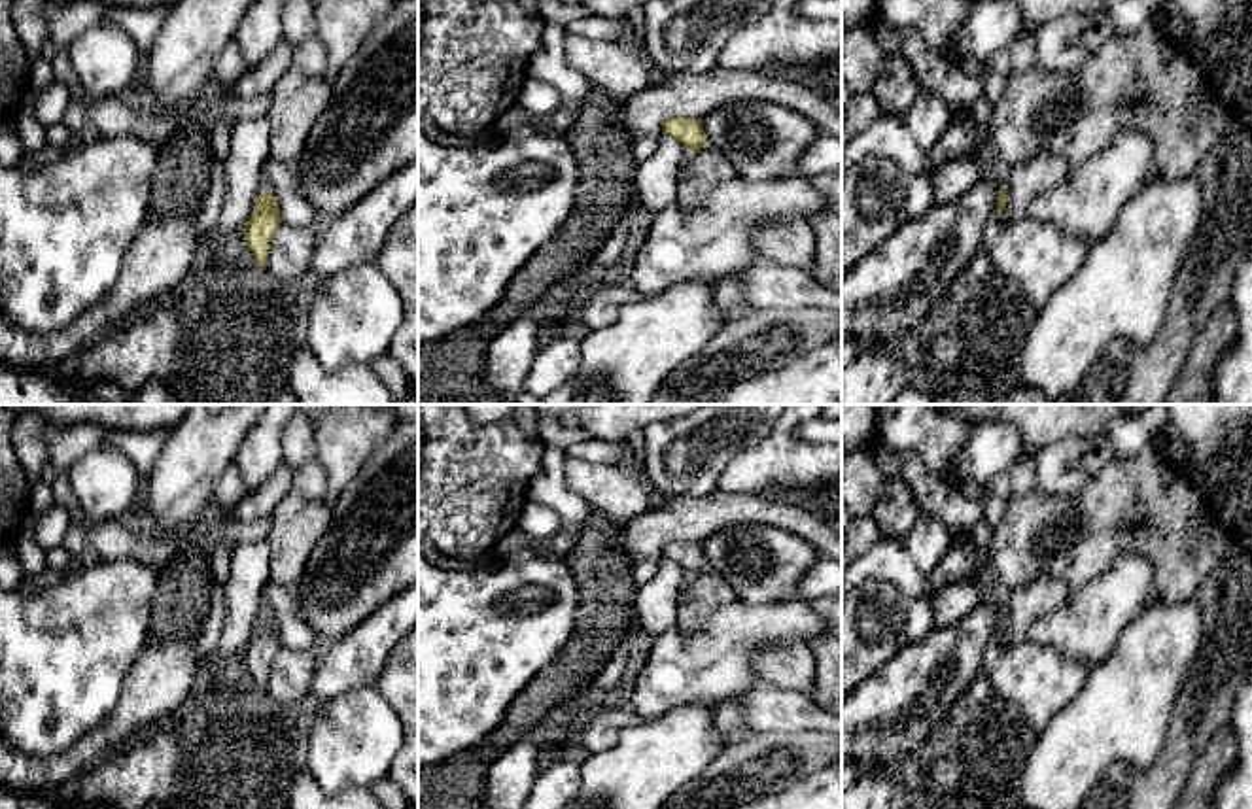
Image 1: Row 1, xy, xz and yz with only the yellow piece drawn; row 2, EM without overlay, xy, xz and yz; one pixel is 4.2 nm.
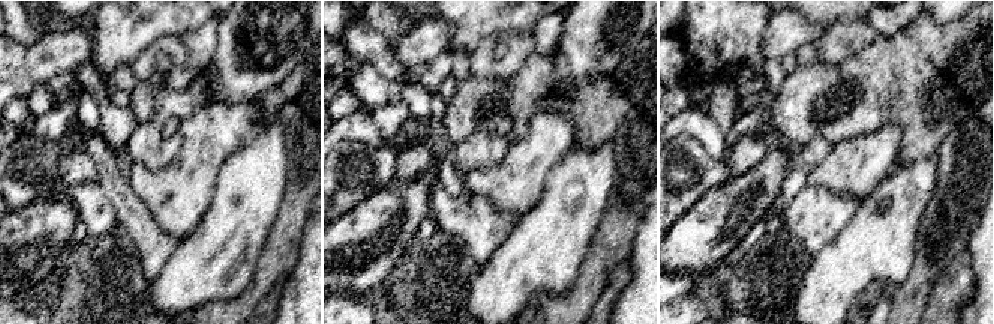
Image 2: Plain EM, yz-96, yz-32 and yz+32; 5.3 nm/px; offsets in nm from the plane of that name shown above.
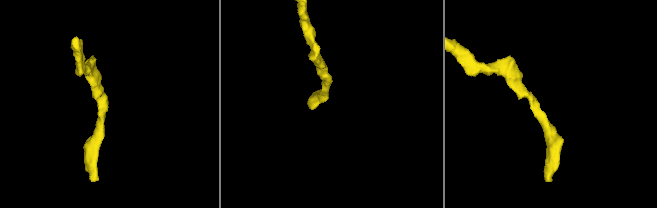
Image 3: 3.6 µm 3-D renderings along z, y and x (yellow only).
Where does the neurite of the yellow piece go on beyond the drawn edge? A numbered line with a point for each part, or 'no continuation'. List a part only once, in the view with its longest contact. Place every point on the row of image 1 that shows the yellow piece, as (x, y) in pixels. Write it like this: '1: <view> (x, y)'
no continuation

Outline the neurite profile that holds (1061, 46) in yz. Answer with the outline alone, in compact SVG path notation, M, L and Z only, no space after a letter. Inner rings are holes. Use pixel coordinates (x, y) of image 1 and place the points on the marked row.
M1106 11L1069 13L1035 34L1033 66L1042 72L1076 72L1112 36L1114 26Z

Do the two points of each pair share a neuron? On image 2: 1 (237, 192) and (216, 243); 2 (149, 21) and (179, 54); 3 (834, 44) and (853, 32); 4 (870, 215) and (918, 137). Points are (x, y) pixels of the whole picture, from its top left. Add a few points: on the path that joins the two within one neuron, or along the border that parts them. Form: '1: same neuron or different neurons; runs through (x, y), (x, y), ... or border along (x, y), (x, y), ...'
1: same neuron; runs through (234, 204), (234, 225), (228, 231)
2: different neurons; border along (179, 35), (162, 35), (153, 39), (135, 57)
3: same neuron; runs through (838, 44), (849, 36)
4: different neurons; border along (934, 156), (897, 165)

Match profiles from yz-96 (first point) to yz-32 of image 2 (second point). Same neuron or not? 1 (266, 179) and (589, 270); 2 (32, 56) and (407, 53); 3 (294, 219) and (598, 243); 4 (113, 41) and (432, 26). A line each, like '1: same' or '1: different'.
1: different
2: same
3: same
4: different

